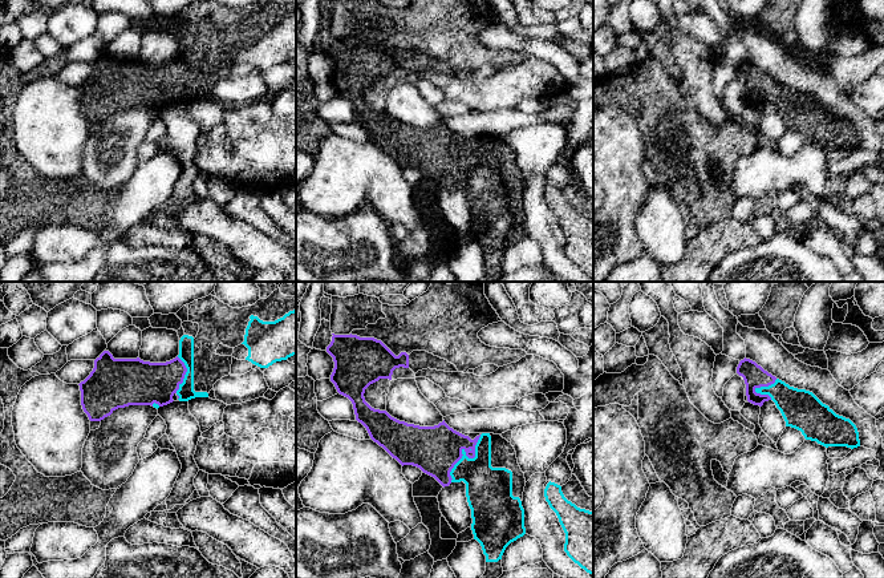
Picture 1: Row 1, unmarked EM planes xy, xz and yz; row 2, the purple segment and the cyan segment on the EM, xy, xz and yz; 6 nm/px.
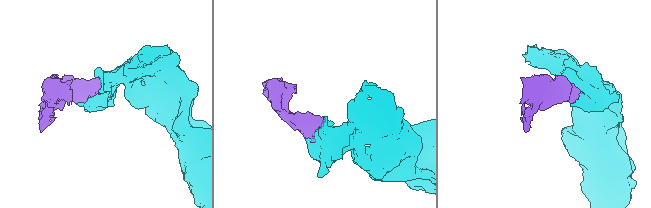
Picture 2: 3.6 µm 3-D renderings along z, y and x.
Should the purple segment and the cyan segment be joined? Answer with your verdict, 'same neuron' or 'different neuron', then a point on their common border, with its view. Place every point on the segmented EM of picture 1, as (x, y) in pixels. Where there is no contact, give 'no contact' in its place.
same neuron; contact xz (466, 455)

